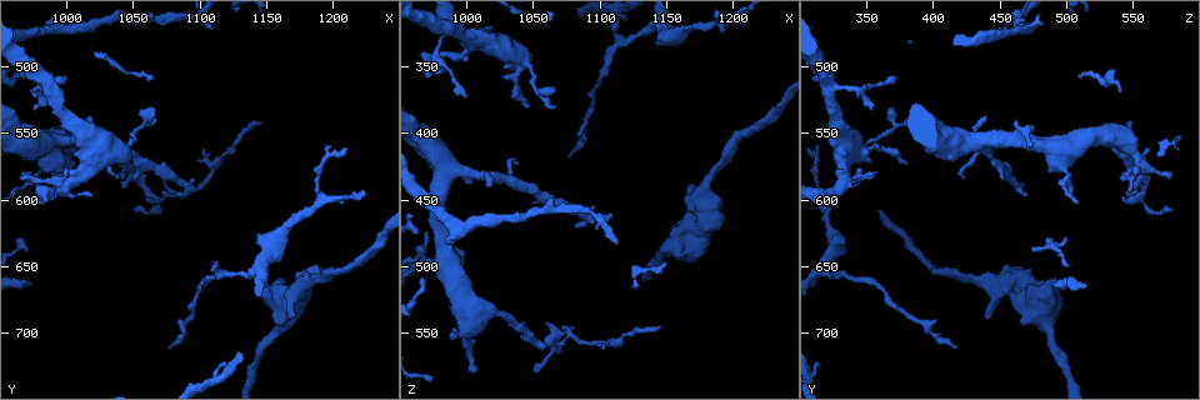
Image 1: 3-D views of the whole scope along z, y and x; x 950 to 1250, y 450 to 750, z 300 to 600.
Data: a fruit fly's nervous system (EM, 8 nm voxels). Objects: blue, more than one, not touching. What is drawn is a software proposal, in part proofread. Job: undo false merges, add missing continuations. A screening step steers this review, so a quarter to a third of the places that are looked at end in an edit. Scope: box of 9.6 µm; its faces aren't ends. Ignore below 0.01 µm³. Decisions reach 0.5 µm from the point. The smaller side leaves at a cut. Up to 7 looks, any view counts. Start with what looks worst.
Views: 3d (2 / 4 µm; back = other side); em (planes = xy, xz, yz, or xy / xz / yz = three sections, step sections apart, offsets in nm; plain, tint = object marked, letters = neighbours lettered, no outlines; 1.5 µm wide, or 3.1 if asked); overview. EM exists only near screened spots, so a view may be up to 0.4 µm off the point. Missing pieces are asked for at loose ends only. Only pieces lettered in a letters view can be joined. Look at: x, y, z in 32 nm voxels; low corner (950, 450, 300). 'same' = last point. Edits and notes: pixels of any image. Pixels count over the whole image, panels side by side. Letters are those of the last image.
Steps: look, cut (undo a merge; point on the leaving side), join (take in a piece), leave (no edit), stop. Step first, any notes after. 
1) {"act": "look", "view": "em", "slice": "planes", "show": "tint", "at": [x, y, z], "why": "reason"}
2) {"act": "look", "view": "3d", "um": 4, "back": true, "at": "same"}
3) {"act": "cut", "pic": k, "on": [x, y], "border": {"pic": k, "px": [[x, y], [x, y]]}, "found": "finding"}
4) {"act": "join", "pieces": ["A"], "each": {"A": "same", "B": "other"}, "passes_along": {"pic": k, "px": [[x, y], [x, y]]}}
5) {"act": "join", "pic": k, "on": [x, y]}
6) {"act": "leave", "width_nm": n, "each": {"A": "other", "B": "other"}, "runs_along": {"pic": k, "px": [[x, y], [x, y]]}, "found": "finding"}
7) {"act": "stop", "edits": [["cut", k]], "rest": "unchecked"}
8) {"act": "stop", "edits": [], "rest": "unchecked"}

{"act": "look", "view": "em", "slice": "planes", "show": "letters", "at": [1086, 596, 470], "why": "an open end"}

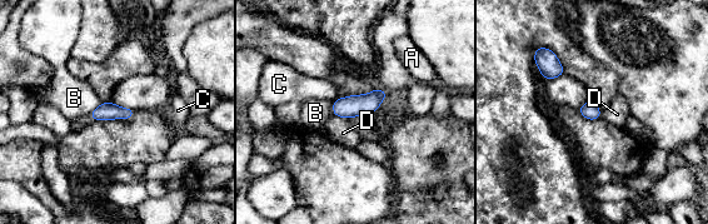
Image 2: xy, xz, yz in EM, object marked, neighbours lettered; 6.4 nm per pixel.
{"act": "leave", "each": {"A": "other", "B": "other", "C": "other", "D": "other"}, "border": {"pic": 2, "px": [[334, 114], [347, 119]]}, "found": "no lettered piece goes on from it"}

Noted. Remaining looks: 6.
{"act": "look", "view": "3d", "um": 4, "at": [1176, 660, 466], "why": "branch point"}

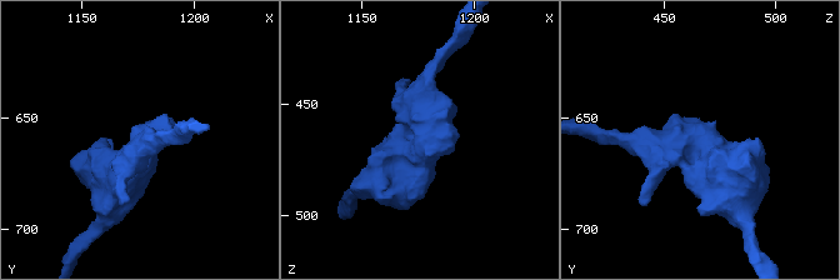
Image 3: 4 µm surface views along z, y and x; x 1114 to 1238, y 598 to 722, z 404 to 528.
{"act": "look", "view": "em", "slice": "planes", "show": "letters", "at": [1176, 660, 466]}

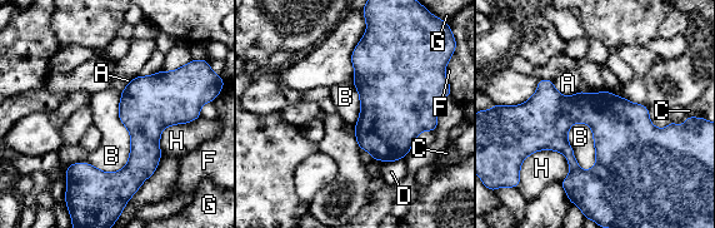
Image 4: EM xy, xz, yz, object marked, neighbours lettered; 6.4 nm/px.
{"act": "leave", "width_nm": 320, "each": {"A": "other", "B": "other", "C": "other", "D": "other", "F": "other", "G": "other", "H": "other"}, "border": {"pic": 4, "px": [[121, 92], [128, 162], [69, 165]]}, "found": "all the same neuron"}

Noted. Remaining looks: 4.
{"act": "look", "view": "3d", "um": 2, "at": [1146, 540, 546], "why": "free end"}

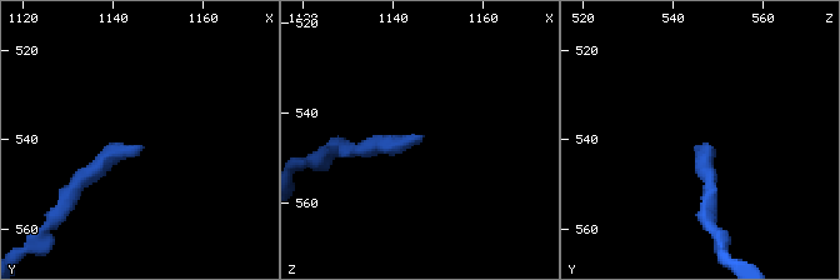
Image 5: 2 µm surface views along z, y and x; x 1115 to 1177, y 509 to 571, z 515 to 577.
{"act": "look", "view": "em", "slice": "xz", "step": 4, "show": "letters", "at": [1145, 540, 545], "why": "need the tissue"}

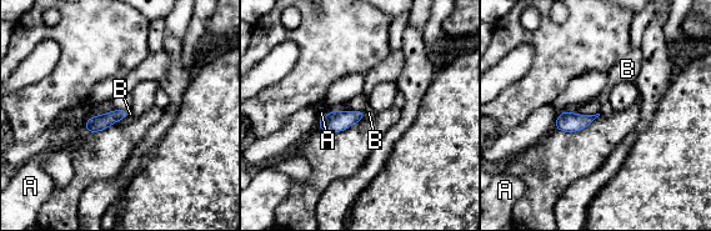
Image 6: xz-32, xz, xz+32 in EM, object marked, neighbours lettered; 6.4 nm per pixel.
{"act": "look", "view": "em", "slice": "planes", "show": "letters", "at": "same", "why": "another direction"}

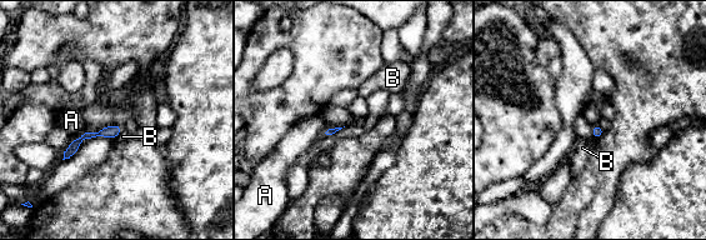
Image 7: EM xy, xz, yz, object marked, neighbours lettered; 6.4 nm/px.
{"act": "leave", "each": {"A": "other", "B": "other"}, "border": {"pic": 7, "px": [[123, 128], [114, 139]]}, "found": "no lettered piece goes on from it"}

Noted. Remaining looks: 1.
{"act": "stop", "edits": [], "rest": "unchecked"}

